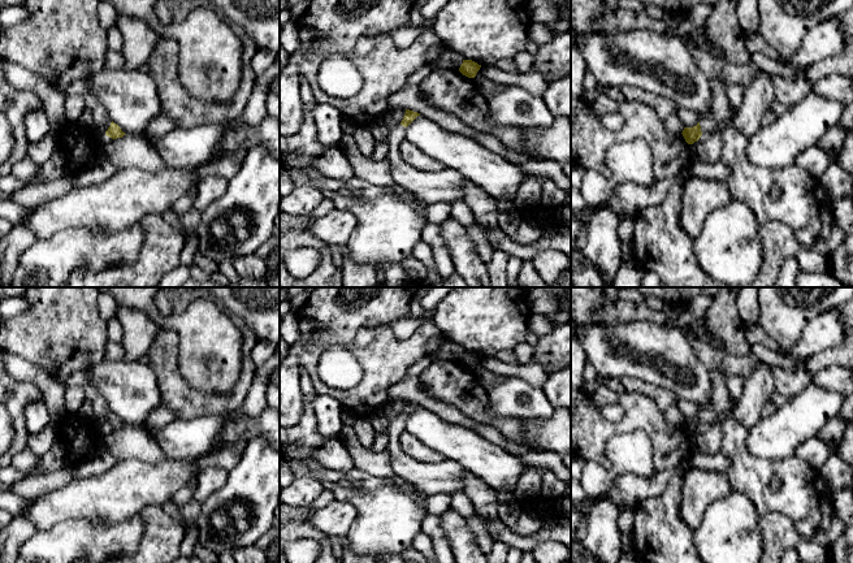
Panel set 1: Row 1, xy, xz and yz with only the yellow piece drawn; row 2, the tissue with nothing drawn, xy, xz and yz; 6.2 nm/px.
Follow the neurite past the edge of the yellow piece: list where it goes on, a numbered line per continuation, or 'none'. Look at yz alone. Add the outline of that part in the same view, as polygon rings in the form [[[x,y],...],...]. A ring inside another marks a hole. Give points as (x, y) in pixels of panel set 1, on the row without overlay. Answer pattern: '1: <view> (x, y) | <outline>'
1: yz (708, 416) | [[[713,407],[707,408],[707,410],[701,410],[700,411],[700,417],[701,417],[702,425],[713,424],[713,423],[715,423],[718,420],[718,415],[713,410]]]

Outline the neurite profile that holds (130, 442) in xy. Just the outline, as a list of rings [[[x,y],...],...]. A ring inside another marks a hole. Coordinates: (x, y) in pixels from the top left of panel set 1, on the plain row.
[[[127,425],[117,430],[103,426],[99,430],[99,447],[105,449],[116,460],[161,463],[168,459],[160,445],[142,426]]]

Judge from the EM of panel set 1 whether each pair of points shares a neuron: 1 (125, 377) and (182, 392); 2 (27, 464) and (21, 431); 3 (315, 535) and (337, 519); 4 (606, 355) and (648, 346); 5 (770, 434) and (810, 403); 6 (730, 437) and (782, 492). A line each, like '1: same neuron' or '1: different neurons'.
1: different neurons
2: different neurons
3: different neurons
4: same neuron
5: same neuron
6: same neuron

